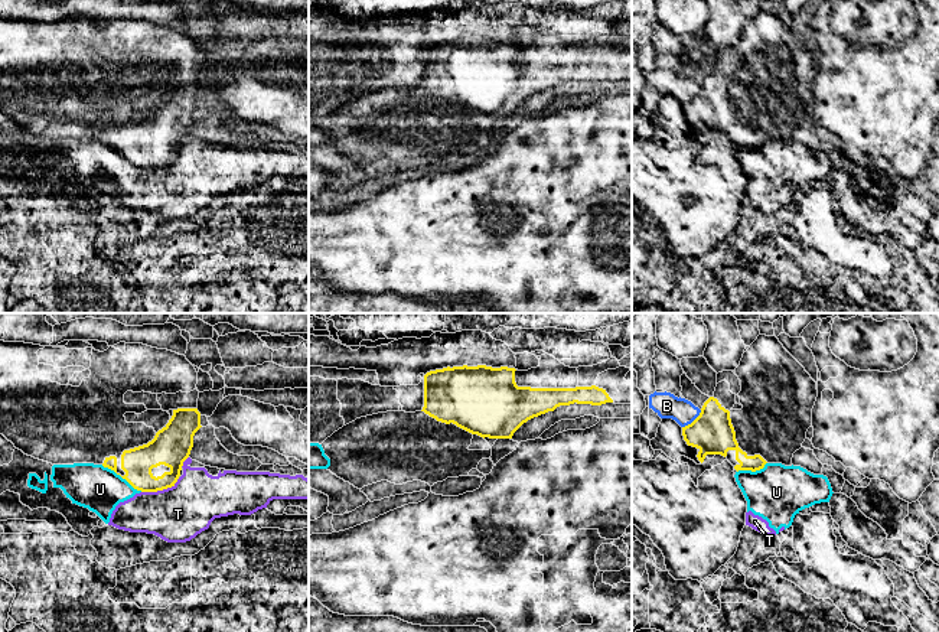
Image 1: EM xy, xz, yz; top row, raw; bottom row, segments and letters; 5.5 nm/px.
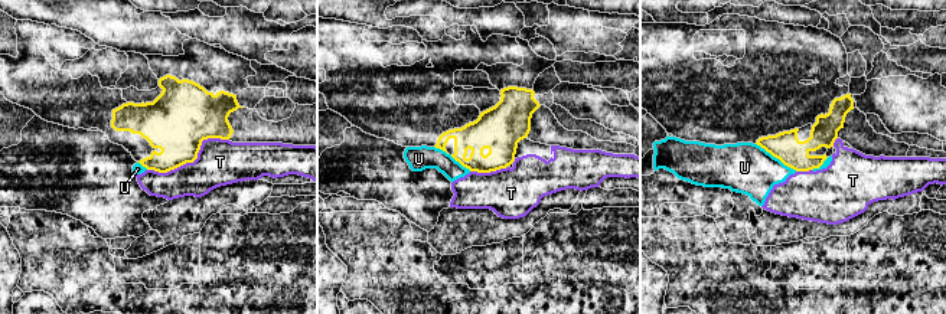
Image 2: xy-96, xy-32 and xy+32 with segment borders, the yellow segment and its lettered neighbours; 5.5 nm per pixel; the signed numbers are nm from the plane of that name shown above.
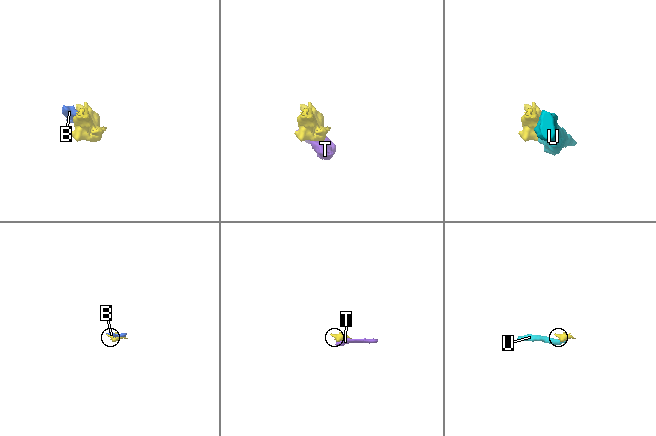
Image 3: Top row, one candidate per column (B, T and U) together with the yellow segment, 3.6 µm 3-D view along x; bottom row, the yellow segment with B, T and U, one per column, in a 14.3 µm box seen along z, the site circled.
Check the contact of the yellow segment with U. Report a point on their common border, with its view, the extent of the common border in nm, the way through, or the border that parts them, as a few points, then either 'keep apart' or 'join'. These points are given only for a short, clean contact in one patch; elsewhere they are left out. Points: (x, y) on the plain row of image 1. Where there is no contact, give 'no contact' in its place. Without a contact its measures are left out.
meets yellow in xy at (121, 153); contact 280 nm long; keep apart

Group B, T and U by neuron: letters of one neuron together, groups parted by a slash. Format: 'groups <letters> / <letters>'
groups B / T U

